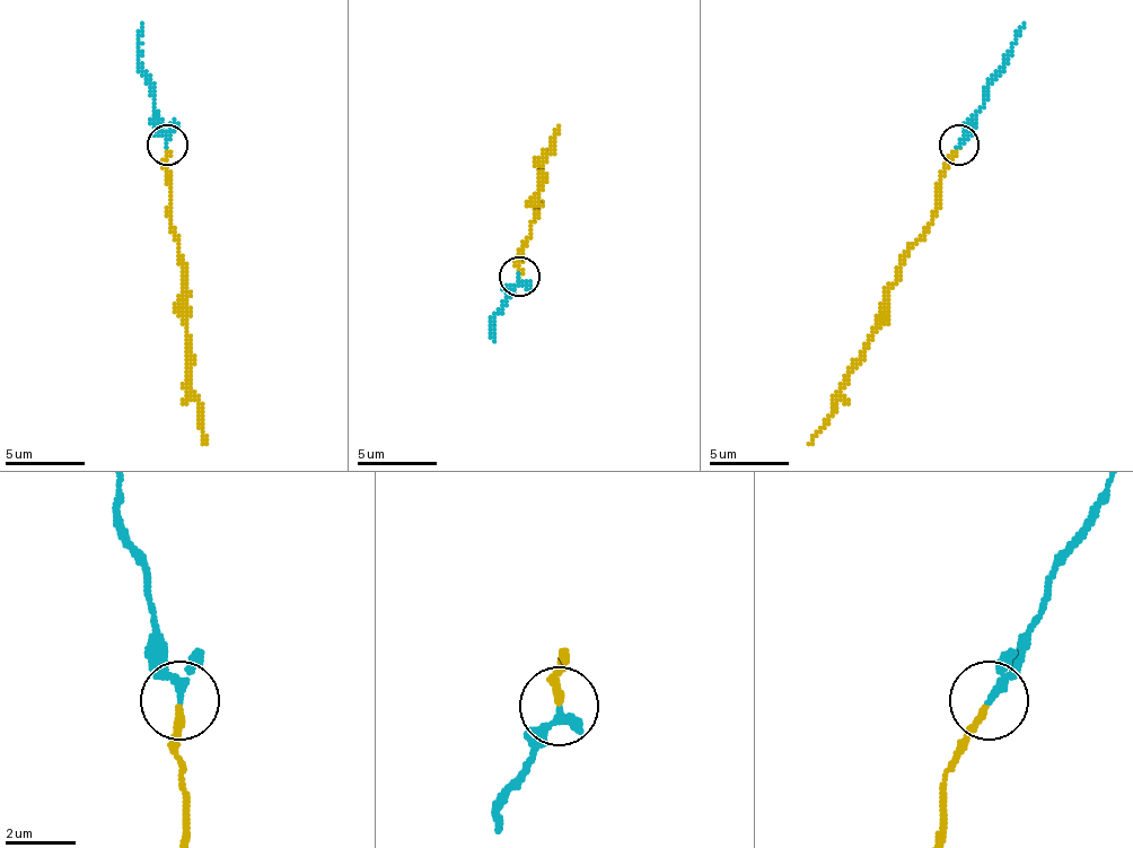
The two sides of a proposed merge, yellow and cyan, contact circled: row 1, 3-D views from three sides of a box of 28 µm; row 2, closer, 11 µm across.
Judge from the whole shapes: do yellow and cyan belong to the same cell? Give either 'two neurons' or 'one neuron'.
one neuron

